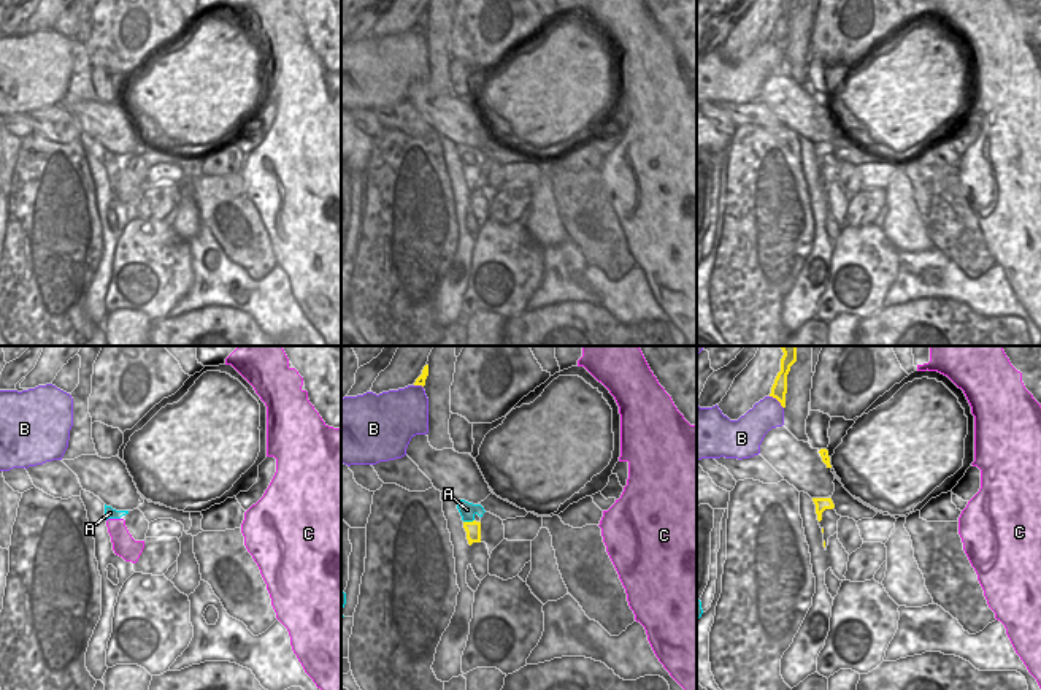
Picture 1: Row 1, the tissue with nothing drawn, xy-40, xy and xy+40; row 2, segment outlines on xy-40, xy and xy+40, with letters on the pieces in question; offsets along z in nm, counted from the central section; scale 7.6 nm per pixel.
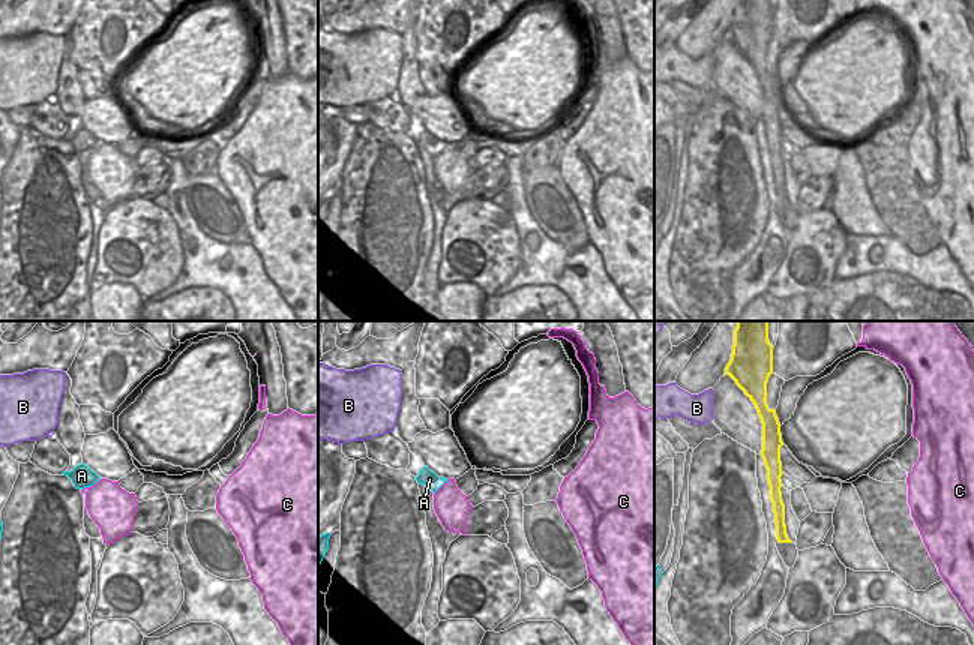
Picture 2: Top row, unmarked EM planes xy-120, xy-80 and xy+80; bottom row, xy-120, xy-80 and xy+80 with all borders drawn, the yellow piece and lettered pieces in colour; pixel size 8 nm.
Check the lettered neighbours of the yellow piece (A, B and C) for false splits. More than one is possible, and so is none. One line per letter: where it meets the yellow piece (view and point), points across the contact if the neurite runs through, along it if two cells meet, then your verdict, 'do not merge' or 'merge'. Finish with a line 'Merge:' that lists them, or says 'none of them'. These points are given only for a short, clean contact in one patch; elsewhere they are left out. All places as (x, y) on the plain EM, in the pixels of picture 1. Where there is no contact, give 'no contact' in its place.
A: contact xy (468, 167); border xy (473, 164), (464, 167); do not merge
B: contact xy+40 (778, 45); border xy+40 (770, 40), (783, 53); do not merge
C: no contact; do not merge
Merge: none of them

